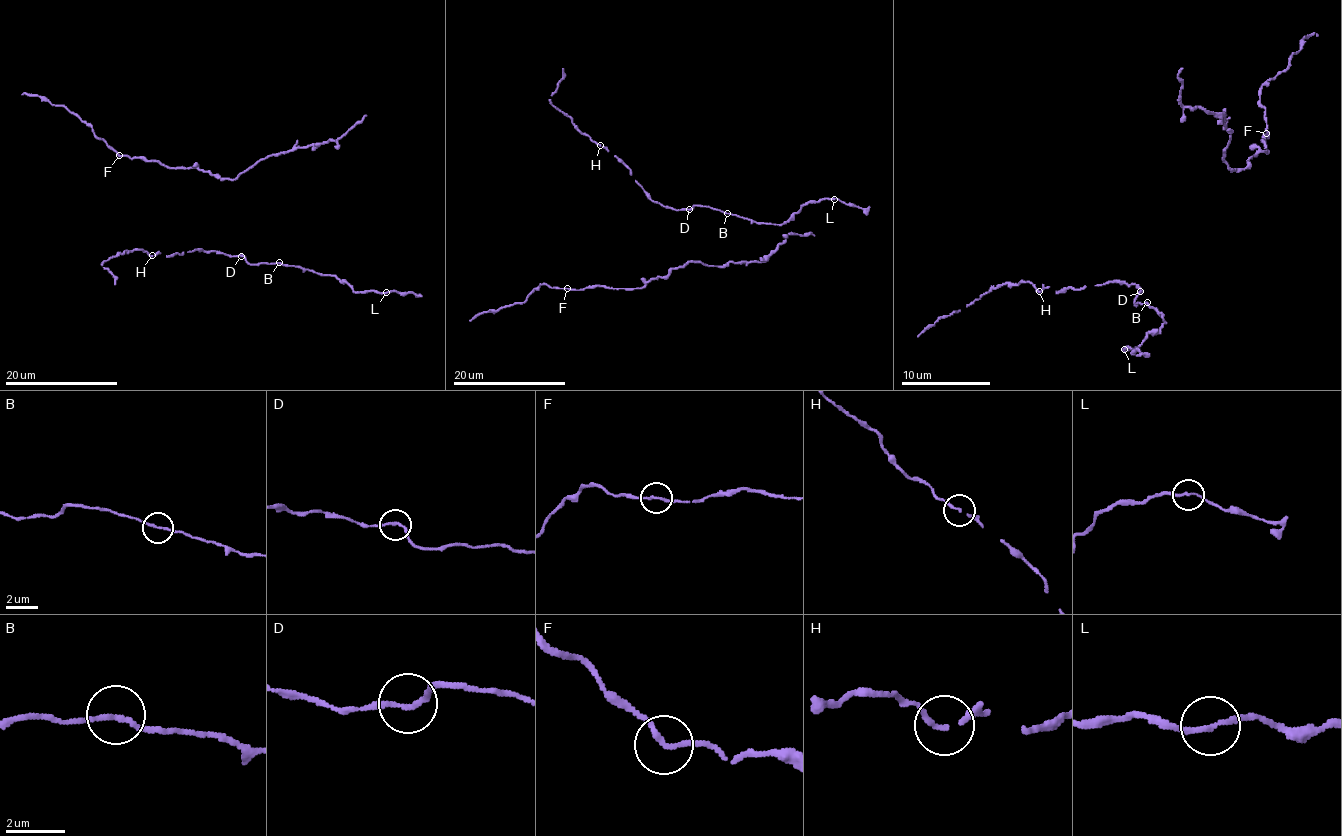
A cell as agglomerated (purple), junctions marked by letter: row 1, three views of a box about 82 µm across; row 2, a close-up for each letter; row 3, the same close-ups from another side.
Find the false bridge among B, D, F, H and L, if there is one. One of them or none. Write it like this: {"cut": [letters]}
{"cut": []}

